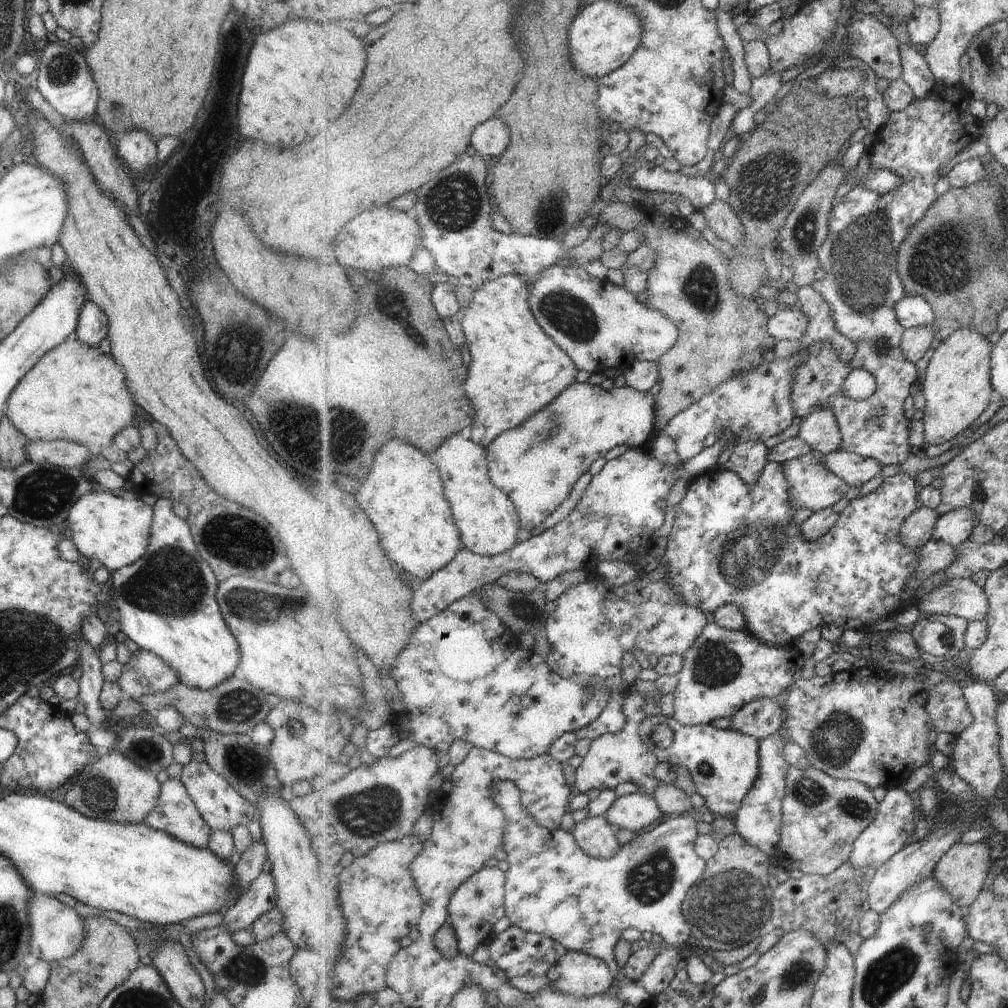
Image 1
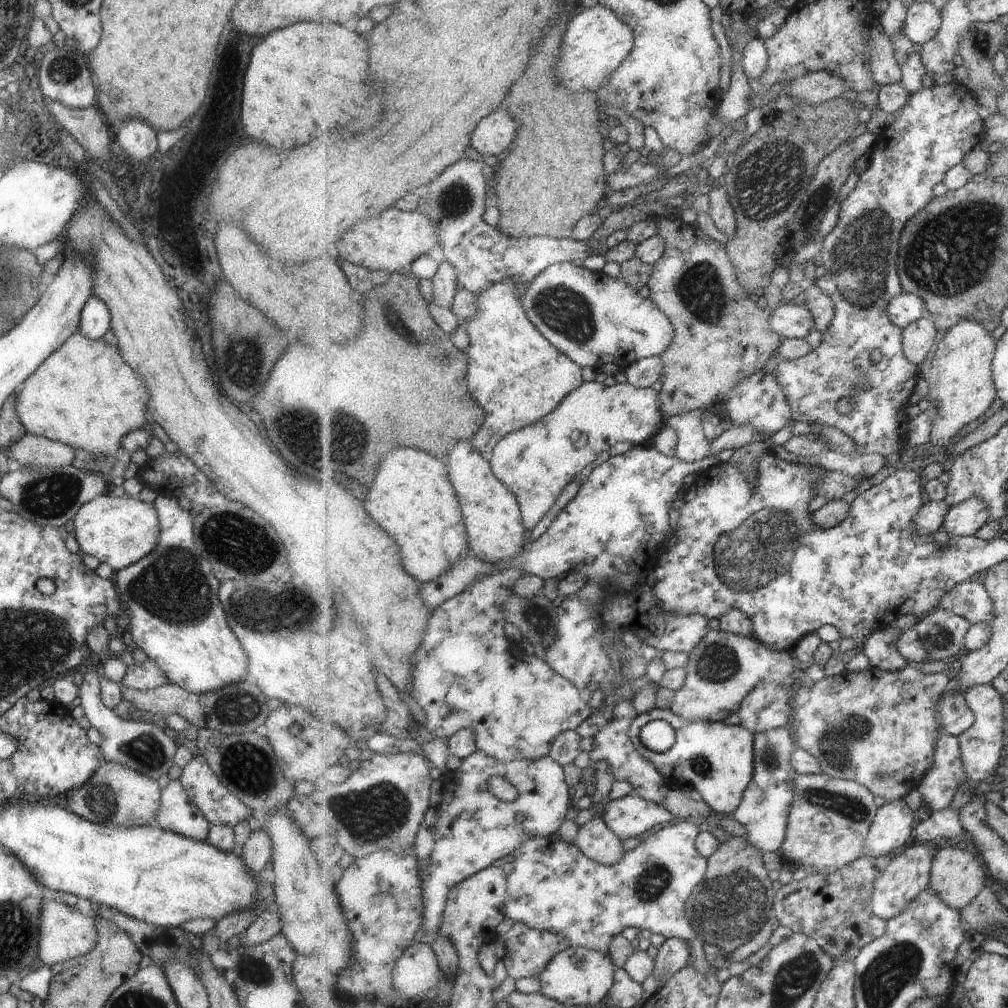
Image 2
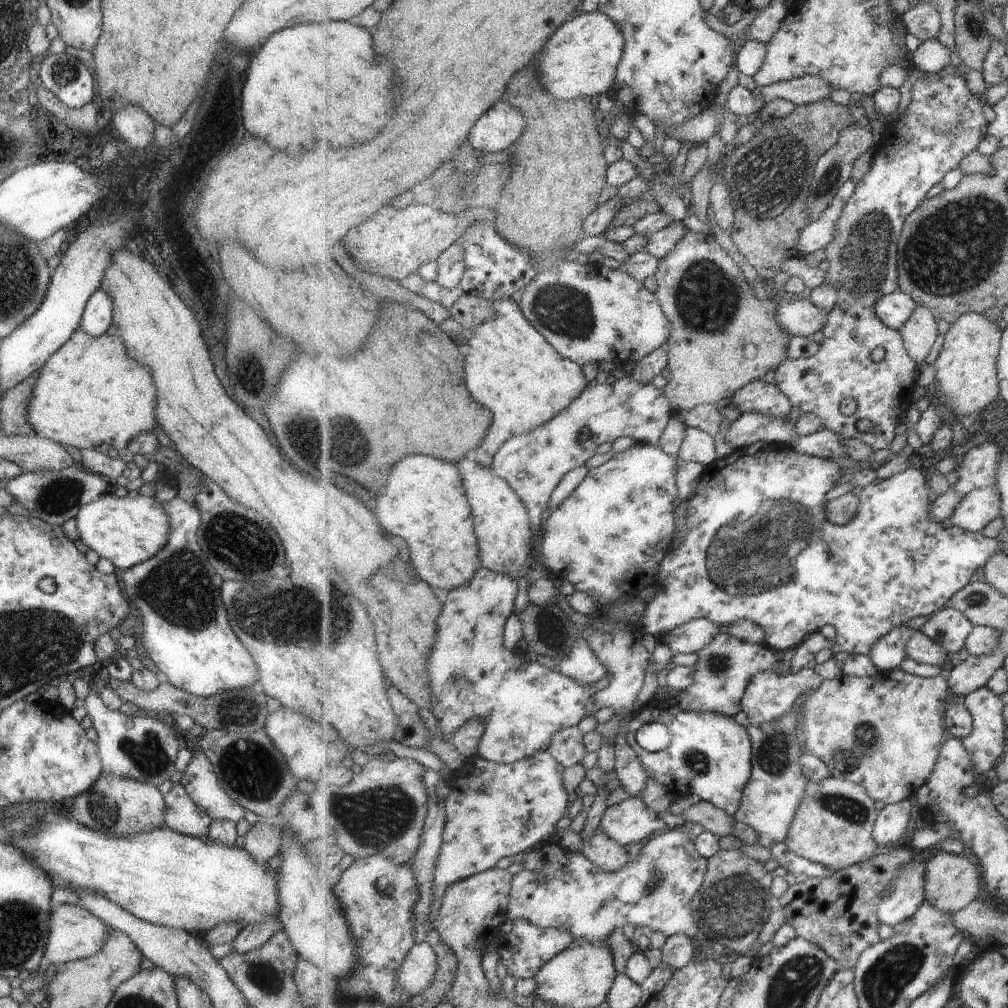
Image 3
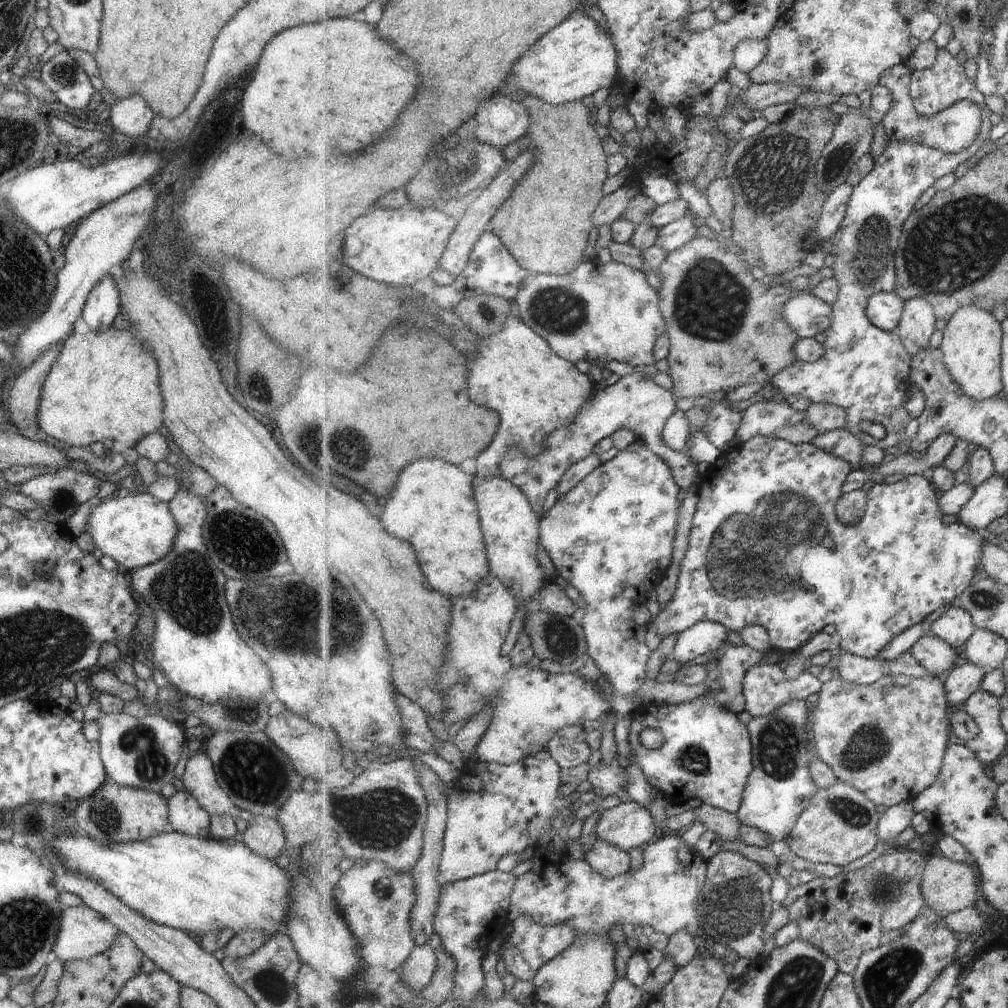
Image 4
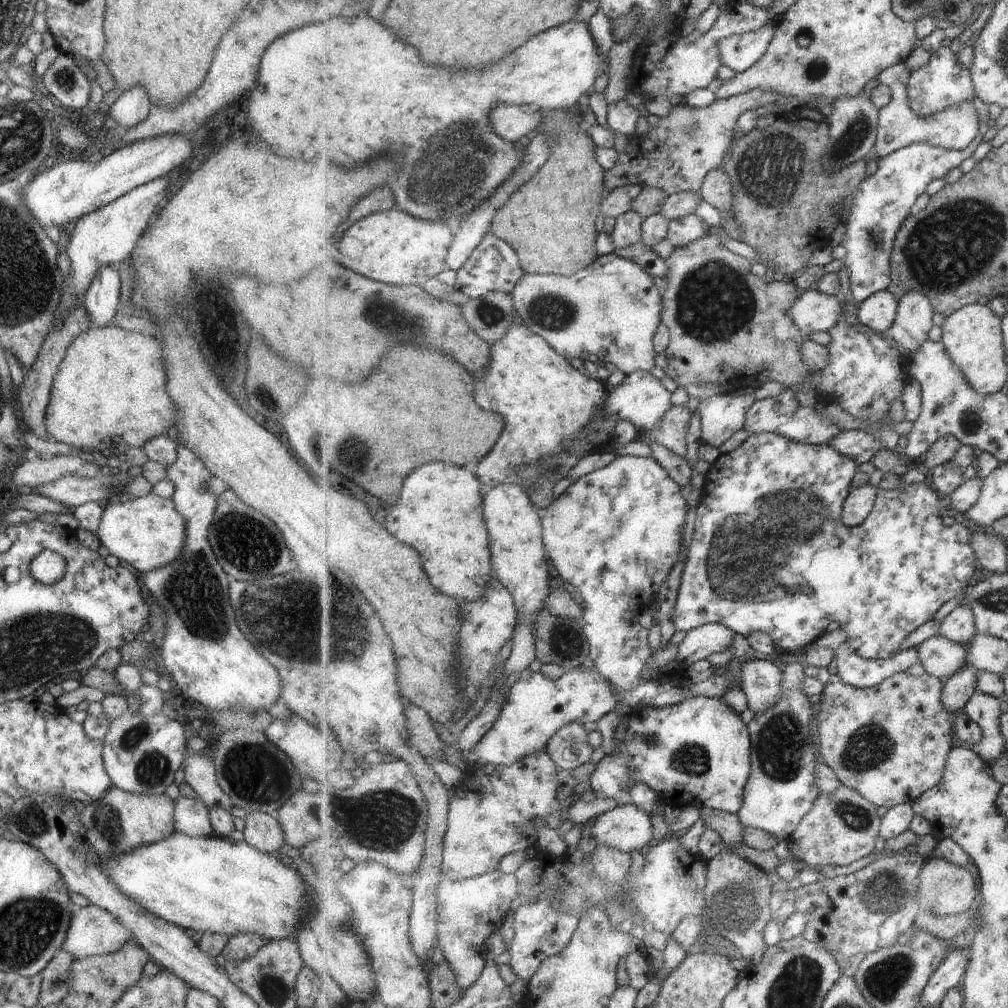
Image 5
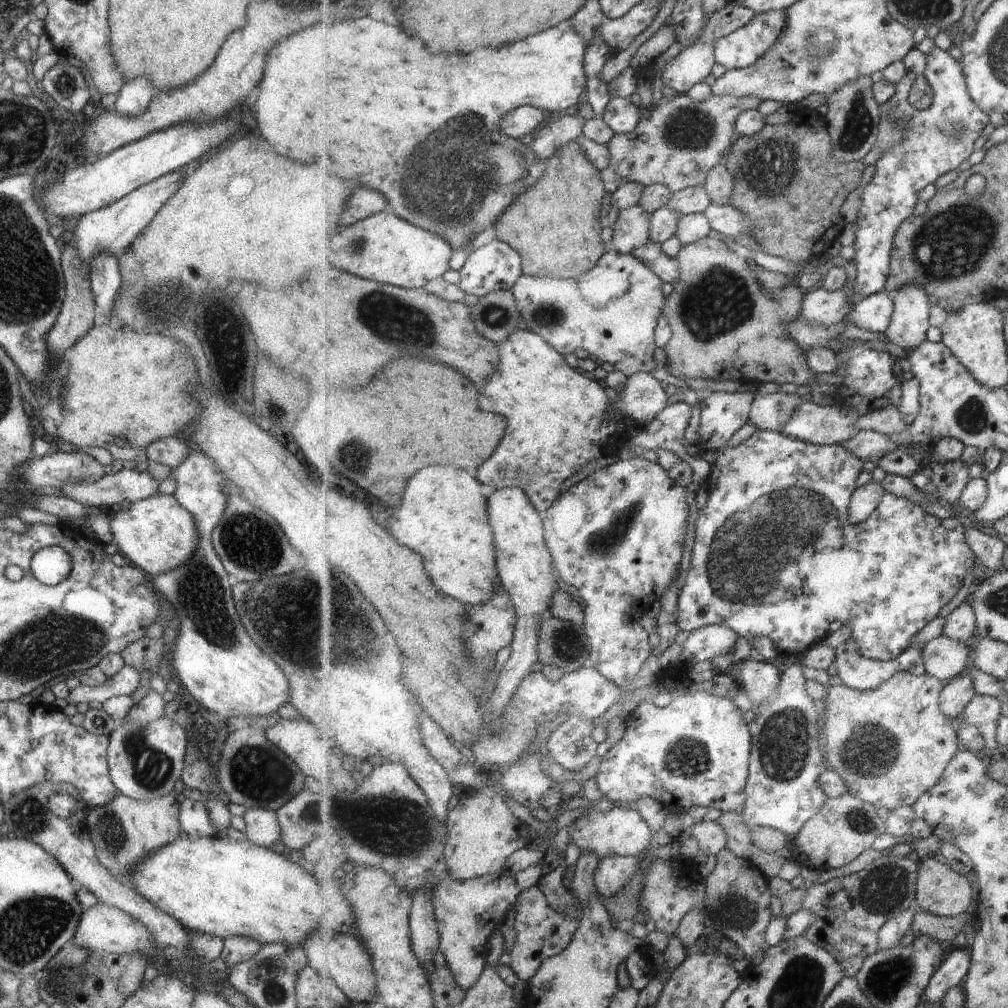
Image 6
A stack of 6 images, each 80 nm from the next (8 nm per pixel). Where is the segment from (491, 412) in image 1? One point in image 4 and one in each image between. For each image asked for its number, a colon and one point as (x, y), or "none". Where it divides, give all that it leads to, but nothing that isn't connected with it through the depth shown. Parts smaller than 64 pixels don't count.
2: (515, 373)
3: (512, 370)
4: (517, 373)

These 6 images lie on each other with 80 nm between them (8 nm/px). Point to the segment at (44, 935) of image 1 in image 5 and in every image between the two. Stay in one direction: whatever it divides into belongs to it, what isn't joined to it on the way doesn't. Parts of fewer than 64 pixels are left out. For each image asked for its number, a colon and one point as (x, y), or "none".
2: (64, 932)
3: (74, 933)
4: (82, 933)
5: (91, 930)

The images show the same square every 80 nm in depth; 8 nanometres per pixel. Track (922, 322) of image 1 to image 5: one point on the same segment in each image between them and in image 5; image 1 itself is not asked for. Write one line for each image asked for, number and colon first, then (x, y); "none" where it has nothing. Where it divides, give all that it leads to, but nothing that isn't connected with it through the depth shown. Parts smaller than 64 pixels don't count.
2: (907, 307)
3: (895, 310)
4: (886, 310)
5: (878, 312)

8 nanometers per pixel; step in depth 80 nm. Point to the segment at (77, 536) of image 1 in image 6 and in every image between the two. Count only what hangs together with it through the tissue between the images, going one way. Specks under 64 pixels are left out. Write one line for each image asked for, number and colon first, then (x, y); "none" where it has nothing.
2: (118, 531)
3: (124, 531)
4: (136, 530)
5: (145, 533)
6: (156, 534)

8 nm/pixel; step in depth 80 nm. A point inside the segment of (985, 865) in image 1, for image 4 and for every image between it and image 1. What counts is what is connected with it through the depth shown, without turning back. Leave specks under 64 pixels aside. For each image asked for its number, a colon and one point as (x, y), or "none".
2: (957, 877)
3: (953, 882)
4: (947, 886)

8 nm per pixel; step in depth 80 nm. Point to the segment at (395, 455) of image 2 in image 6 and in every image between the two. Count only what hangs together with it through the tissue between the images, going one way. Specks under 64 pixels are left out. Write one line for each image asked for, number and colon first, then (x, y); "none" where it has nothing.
3: (424, 503)
4: (434, 508)
5: (441, 515)
6: (444, 517)

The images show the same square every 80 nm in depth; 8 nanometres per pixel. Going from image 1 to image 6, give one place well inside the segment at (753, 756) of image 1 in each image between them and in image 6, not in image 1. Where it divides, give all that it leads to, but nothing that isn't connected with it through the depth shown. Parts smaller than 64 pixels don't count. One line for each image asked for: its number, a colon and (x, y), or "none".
2: (716, 759)
3: (711, 755)
4: (707, 752)
5: (701, 746)
6: (695, 752)

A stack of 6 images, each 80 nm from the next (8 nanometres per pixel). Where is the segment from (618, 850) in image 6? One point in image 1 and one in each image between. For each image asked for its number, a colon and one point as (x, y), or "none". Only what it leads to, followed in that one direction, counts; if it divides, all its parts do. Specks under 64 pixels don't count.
1: (633, 812)
2: (631, 816)
3: (632, 821)
4: (629, 825)
5: (627, 828)

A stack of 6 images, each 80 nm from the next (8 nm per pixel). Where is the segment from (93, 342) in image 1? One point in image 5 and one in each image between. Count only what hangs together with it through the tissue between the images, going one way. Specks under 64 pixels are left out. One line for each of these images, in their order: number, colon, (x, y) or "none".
2: (94, 321)
3: (94, 320)
4: (102, 303)
5: (101, 299)

